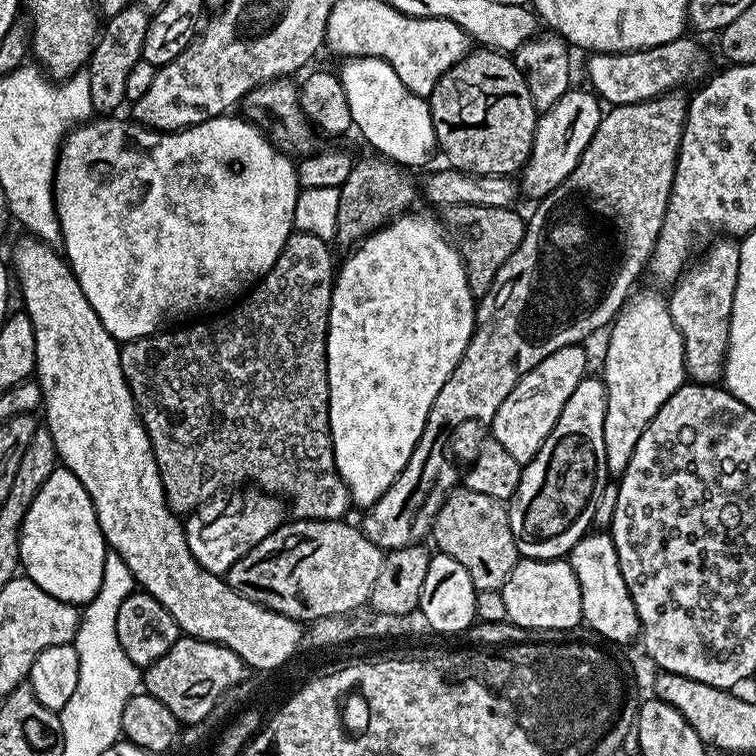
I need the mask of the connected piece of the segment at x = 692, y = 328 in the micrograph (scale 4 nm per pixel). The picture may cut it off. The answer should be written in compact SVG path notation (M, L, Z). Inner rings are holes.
M720 238L709 243L707 248L708 253L685 271L671 289L672 296L667 297L670 318L674 318L678 334L682 334L687 379L698 384L716 384L723 377L730 310L734 306L734 286L738 286L740 261L740 246L735 239Z

